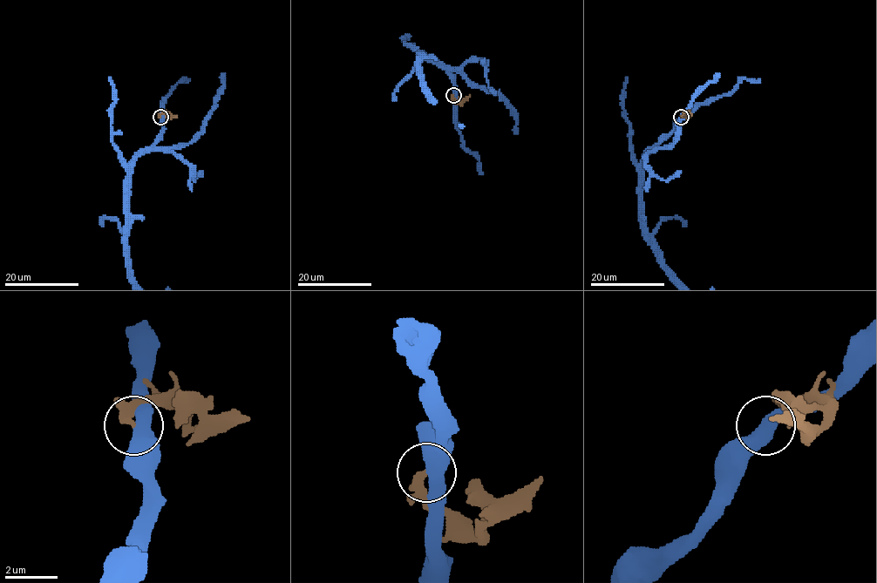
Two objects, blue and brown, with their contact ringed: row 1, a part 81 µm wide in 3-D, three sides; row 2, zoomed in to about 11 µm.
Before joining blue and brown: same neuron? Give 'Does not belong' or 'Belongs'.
Does not belong

